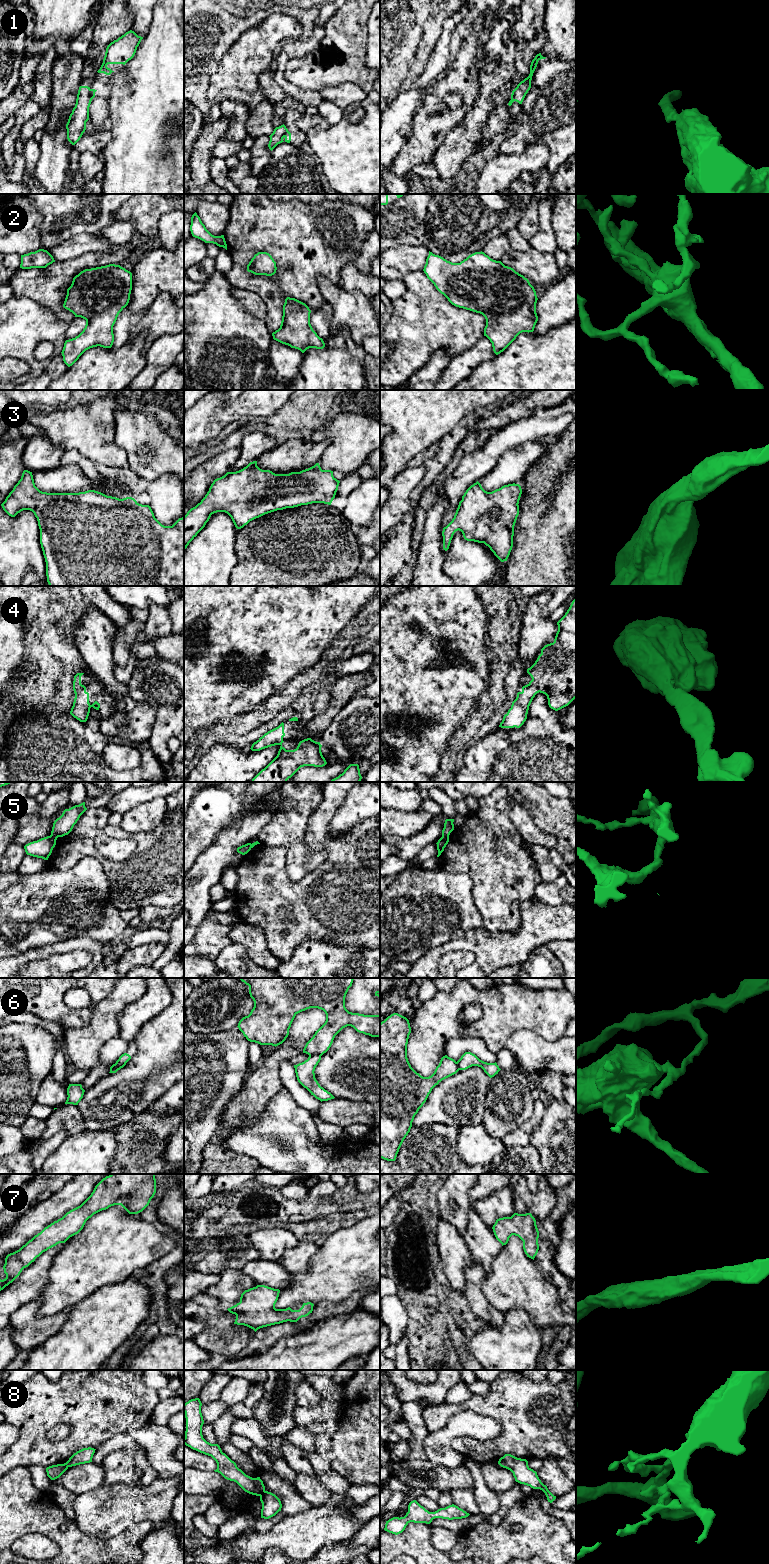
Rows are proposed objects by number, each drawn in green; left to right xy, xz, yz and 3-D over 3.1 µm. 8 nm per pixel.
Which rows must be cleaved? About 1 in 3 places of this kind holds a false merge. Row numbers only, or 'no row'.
1, 5, 6, 8

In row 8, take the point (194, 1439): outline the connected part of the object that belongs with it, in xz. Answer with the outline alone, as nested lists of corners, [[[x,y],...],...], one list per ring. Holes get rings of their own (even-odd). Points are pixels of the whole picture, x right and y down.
[[[199,1398],[191,1399],[184,1404],[186,1431],[184,1444],[193,1450],[211,1456],[217,1463],[215,1472],[225,1479],[236,1482],[245,1492],[260,1496],[265,1492],[265,1486],[260,1477],[252,1478],[239,1469],[218,1444],[207,1442],[202,1435],[204,1424],[201,1413],[202,1403]]]

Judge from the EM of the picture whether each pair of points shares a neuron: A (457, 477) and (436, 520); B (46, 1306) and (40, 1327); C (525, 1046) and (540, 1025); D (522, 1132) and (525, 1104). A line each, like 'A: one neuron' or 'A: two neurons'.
A: two neurons
B: two neurons
C: two neurons
D: two neurons

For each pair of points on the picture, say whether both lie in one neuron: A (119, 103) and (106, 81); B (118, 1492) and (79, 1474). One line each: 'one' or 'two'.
A: two
B: two

